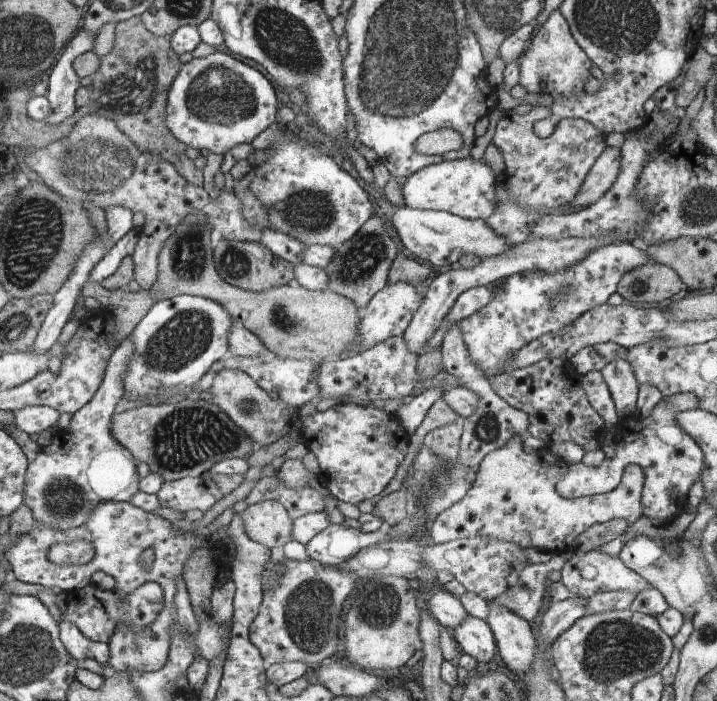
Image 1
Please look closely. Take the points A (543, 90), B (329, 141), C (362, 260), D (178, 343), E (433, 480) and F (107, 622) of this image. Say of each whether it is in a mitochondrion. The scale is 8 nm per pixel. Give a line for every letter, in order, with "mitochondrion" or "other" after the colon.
A: other
B: other
C: mitochondrion
D: mitochondrion
E: mitochondrion
F: other

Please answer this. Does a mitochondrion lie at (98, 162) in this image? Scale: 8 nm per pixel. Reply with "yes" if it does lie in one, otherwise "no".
yes

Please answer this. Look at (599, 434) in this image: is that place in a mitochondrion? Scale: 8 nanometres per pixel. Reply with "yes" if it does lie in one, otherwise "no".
no

